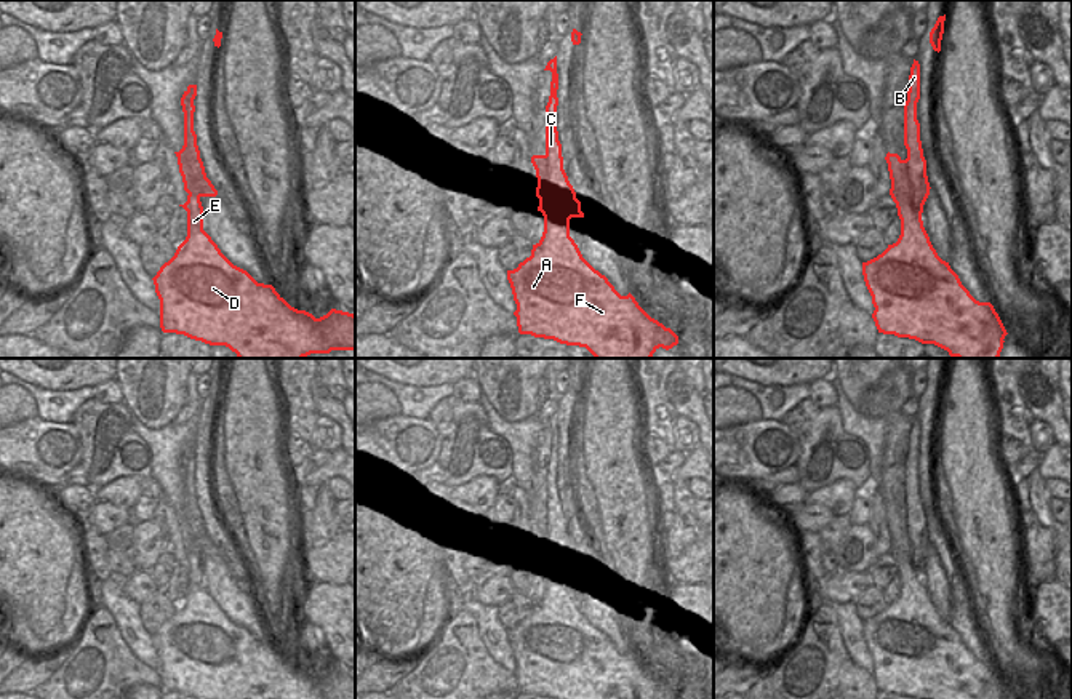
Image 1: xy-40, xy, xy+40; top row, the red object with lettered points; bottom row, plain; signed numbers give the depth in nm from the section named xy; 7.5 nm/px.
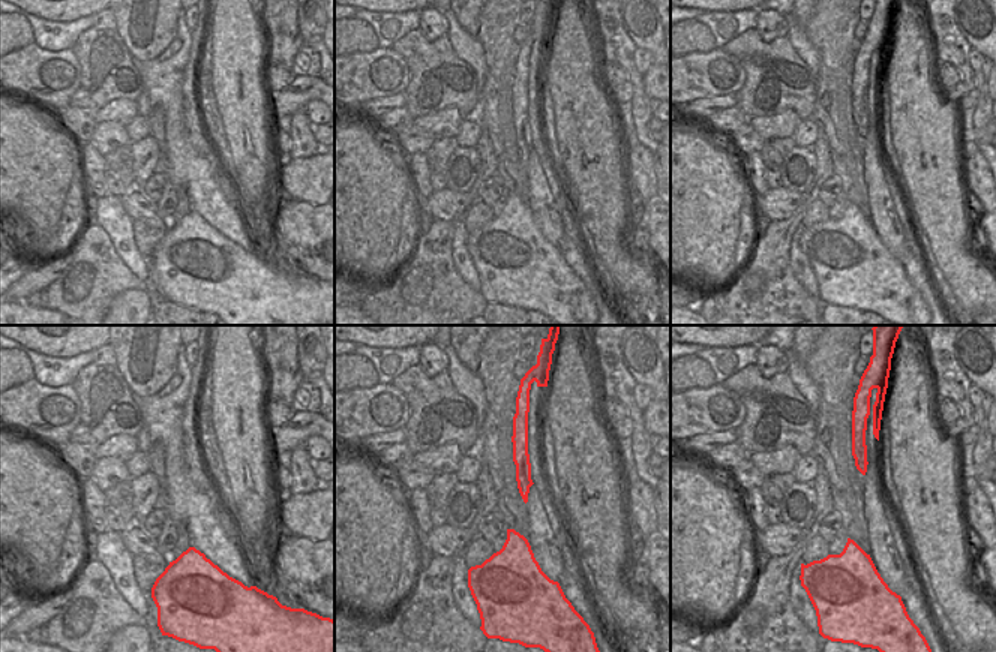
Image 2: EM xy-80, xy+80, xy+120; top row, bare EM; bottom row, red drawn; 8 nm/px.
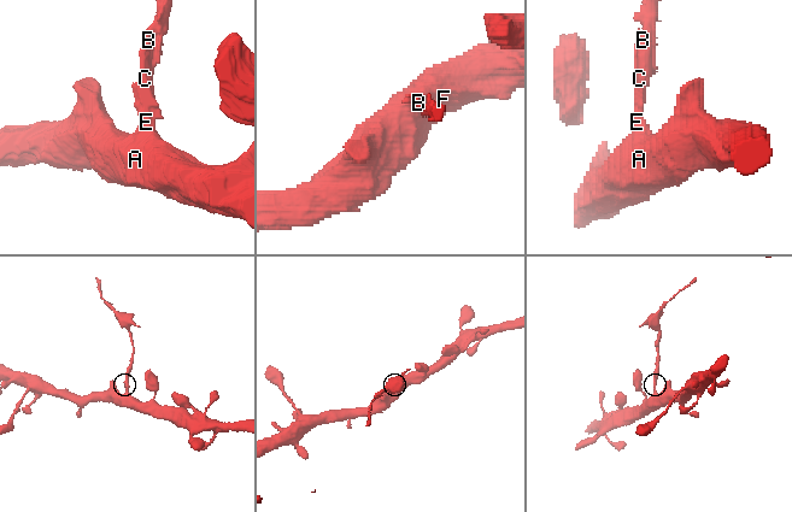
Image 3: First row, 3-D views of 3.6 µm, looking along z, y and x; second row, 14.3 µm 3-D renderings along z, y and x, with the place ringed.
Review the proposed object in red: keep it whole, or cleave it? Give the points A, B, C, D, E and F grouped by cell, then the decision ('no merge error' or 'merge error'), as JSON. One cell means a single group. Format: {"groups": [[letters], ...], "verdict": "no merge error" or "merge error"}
{"groups": [["A", "D", "E", "F"], ["B", "C"]], "verdict": "merge error"}

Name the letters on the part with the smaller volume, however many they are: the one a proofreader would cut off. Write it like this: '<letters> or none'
B, C

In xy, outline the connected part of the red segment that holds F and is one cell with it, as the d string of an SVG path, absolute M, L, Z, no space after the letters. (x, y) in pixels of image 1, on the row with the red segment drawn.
M533 155L539 198L538 211L544 216L544 232L533 245L531 256L507 270L517 310L520 334L554 339L566 346L586 347L595 358L651 358L662 347L678 344L678 336L651 318L629 293L621 296L605 275L595 270L581 254L565 227L565 208L558 205L554 189L544 190L539 181L549 173L549 155Z

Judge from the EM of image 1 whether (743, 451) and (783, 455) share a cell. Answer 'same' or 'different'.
same

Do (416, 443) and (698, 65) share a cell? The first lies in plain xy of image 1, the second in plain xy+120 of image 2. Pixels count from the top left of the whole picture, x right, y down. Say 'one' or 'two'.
one

